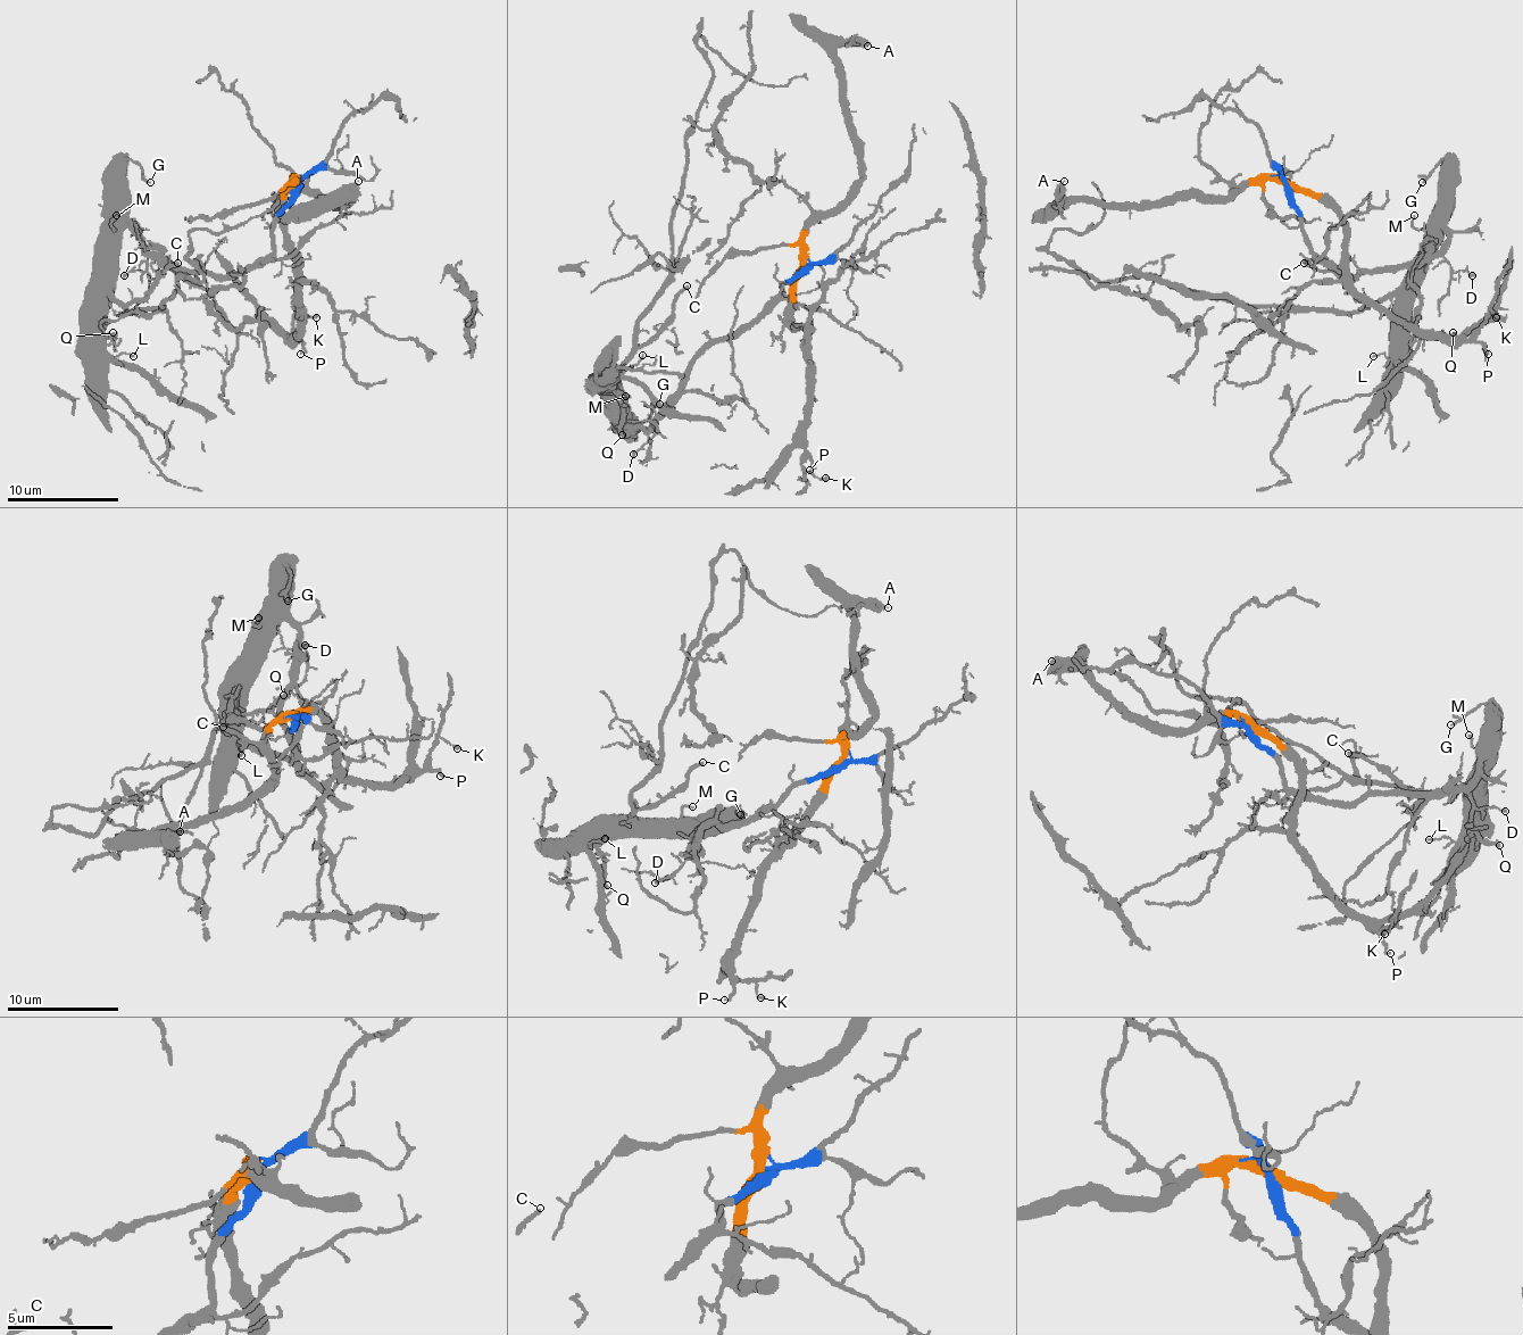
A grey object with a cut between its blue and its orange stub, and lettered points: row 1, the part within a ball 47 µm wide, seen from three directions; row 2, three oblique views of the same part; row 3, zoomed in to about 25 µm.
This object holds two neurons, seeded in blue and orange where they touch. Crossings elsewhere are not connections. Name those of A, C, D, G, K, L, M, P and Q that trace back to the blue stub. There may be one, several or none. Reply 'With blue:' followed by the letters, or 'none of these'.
With blue: C, D, G, L, M, Q

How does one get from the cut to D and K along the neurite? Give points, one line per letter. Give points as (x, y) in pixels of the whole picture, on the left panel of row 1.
D: (294, 184), (294, 198), (275, 223), (272, 251), (239, 273), (185, 273), (149, 257), (143, 271), (124, 276)
K: (294, 184), (285, 192), (283, 212), (294, 282), (297, 338), (294, 315), (300, 309), (316, 318)

